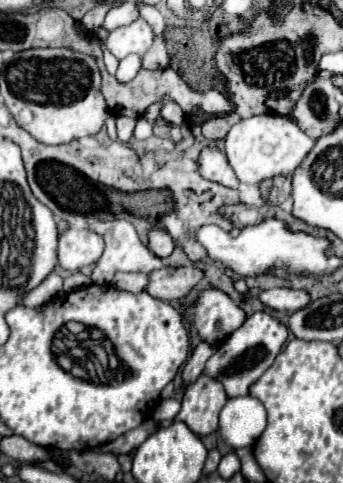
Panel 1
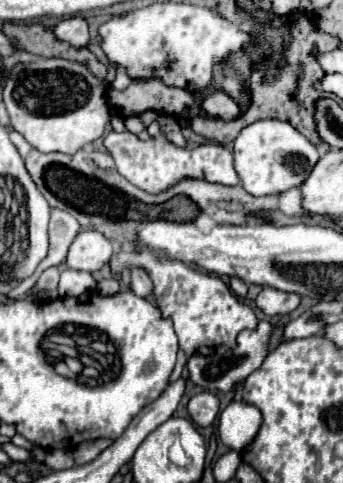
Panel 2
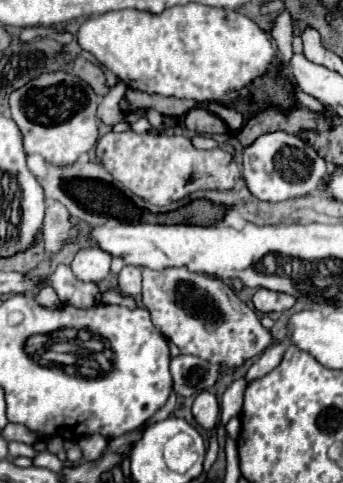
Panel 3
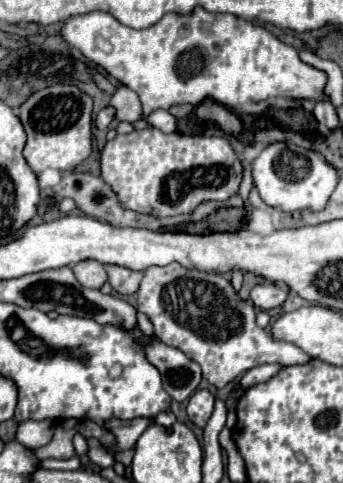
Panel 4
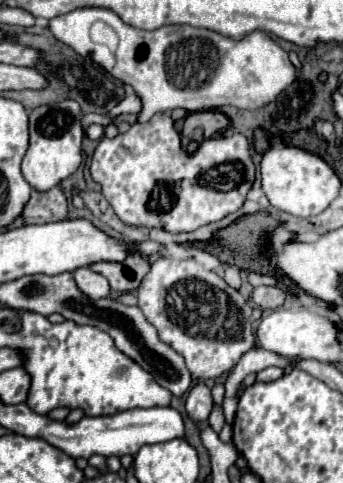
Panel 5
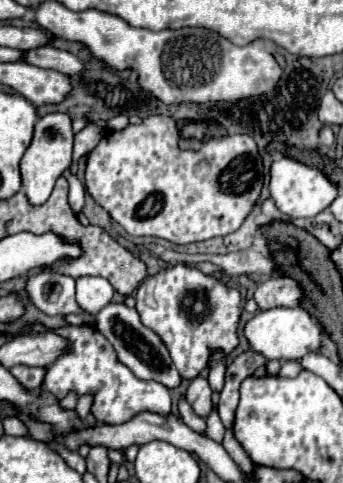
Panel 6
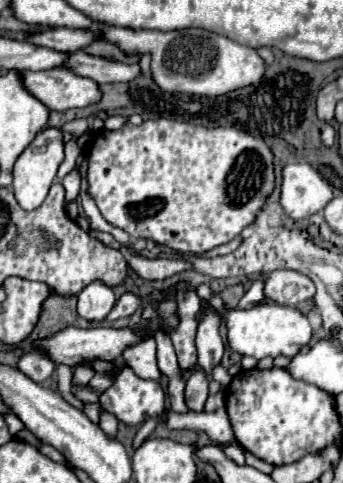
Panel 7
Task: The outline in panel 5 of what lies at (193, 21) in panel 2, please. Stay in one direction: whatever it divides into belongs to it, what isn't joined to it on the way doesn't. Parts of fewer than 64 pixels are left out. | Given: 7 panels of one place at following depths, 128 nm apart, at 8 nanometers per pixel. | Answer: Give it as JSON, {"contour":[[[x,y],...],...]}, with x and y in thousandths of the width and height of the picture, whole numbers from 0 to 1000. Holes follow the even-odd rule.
{"contour":[[[233,17],[152,37],[140,58],[233,116],[274,124],[397,186],[414,203],[408,253],[507,224],[548,232],[647,219],[758,224],[863,166],[840,108],[764,62],[717,70],[706,83],[566,54],[472,54],[431,66],[362,50],[315,17]]]}

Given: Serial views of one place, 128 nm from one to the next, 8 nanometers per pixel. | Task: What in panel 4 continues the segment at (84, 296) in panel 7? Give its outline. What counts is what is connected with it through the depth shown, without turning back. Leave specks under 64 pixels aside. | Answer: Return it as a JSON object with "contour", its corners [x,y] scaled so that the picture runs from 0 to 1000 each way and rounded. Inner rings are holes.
{"contour":[[[239,538],[239,542],[216,547],[210,559],[216,559],[222,580],[251,596],[292,596],[315,580],[303,547],[280,542],[280,538]]]}

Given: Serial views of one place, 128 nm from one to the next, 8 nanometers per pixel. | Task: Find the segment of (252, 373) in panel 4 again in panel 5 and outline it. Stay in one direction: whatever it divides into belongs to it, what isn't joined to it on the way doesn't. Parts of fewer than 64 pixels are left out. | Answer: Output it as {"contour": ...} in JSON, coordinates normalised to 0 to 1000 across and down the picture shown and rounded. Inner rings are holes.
{"contour":[[[787,758],[787,762],[746,770],[746,791],[793,791],[793,787],[810,787],[822,774],[828,774],[828,762]]]}

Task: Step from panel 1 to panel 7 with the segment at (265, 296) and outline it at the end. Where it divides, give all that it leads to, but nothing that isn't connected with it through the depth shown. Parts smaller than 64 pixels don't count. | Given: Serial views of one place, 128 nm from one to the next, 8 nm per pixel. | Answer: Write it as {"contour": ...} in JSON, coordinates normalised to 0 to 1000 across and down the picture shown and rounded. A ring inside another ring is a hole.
{"contour":[[[805,559],[776,576],[770,613],[787,625],[880,642],[915,613],[915,588],[898,571],[857,559]]]}

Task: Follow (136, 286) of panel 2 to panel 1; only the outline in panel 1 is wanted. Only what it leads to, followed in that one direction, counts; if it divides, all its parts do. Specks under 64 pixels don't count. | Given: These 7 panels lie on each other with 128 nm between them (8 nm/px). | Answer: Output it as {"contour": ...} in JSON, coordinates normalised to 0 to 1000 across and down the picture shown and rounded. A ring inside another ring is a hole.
{"contour":[[[484,547],[478,555],[437,567],[437,588],[426,600],[466,621],[531,621],[589,576],[595,563],[571,551]]]}

